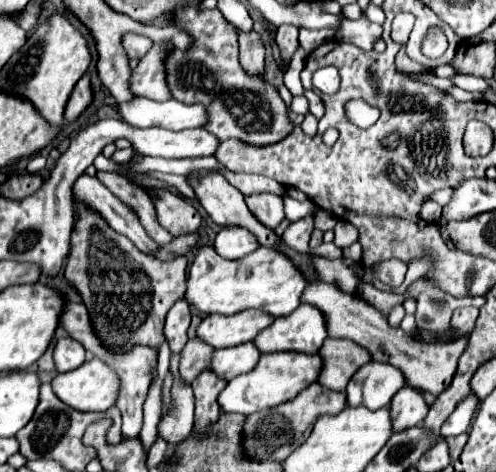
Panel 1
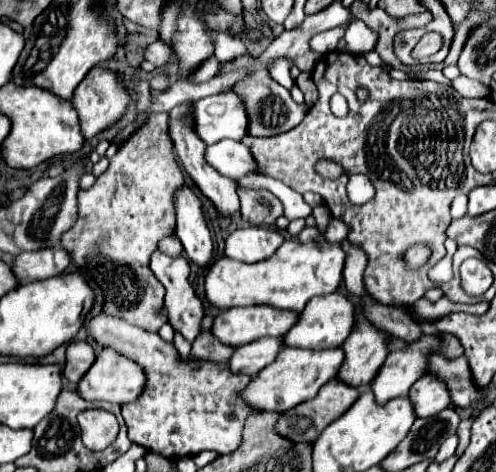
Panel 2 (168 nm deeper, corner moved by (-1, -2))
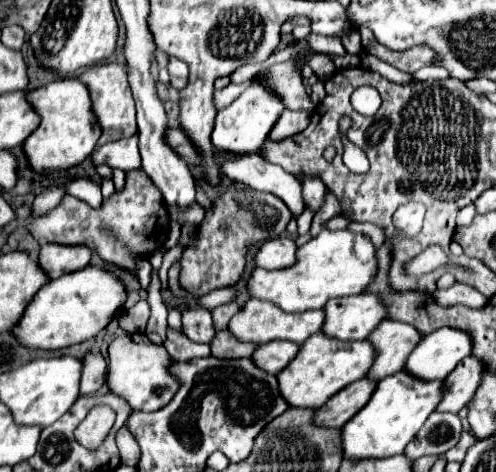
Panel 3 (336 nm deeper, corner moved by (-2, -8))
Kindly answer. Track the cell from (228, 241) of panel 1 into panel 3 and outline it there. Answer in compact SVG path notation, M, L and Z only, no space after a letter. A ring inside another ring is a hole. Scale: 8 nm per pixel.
M286 236L272 238L262 244L262 248L256 256L256 264L266 270L288 268L288 266L296 264L296 250L298 250L298 246L294 240L290 240Z

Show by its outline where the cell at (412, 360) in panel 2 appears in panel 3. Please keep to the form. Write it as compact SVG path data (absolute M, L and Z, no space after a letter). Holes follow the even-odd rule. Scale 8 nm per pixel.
M440 328L414 348L406 368L424 380L444 380L466 356L472 354L472 338L456 328Z

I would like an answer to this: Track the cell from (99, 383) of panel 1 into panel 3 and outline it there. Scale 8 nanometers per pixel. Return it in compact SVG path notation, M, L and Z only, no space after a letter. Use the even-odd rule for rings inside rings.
M122 334L108 348L108 386L114 394L124 396L134 410L156 412L164 408L180 388L170 374L172 358L162 344L154 344L146 334Z

